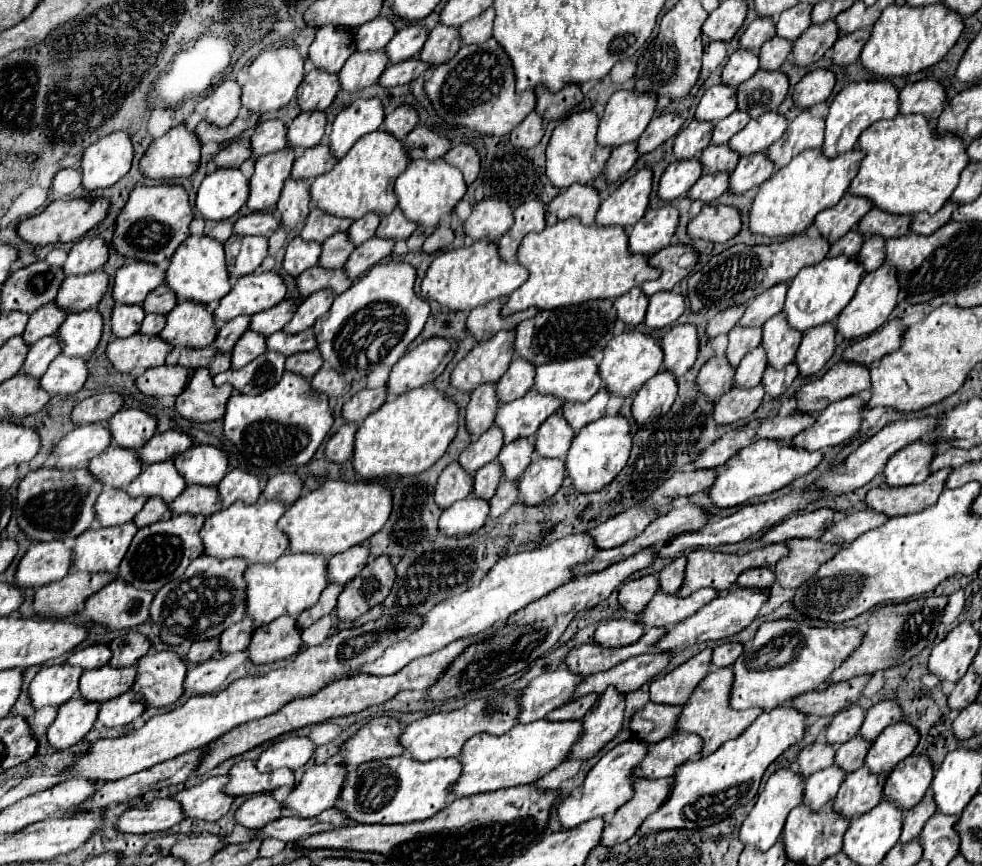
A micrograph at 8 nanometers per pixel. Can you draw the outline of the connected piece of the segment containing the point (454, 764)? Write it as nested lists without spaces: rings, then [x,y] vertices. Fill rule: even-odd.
[[[407,754],[363,762],[347,770],[337,810],[357,824],[405,824],[427,820],[453,796],[447,796],[447,784],[457,780],[461,764],[455,758],[415,762]]]

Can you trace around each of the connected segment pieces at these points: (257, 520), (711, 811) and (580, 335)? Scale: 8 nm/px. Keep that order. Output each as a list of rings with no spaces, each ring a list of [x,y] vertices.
[[[259,498],[255,504],[245,504],[237,500],[229,508],[223,508],[205,518],[201,536],[205,542],[205,554],[219,560],[227,558],[245,558],[249,564],[257,562],[275,562],[289,548],[289,538],[277,528],[277,520],[283,516],[285,504],[279,500]]]
[[[789,704],[773,708],[763,712],[739,738],[725,742],[711,756],[679,764],[669,798],[657,812],[647,816],[637,834],[647,836],[661,830],[707,828],[729,818],[739,806],[745,806],[755,798],[767,766],[789,746],[803,738],[805,720],[807,718],[795,712],[795,708]]]
[[[587,300],[583,304],[539,310],[535,318],[523,320],[517,326],[515,350],[519,356],[527,358],[535,366],[547,362],[563,362],[579,356],[599,358],[607,342],[613,338],[615,322],[617,314],[613,308],[613,300]]]

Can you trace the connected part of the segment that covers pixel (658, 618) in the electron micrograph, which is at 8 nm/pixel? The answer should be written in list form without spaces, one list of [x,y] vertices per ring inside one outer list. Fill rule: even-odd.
[[[701,588],[699,592],[693,592],[687,598],[657,592],[645,606],[645,610],[637,614],[637,622],[647,628],[671,628],[671,624],[677,624],[679,620],[693,616],[703,604],[711,602],[713,598],[715,590],[711,588]]]

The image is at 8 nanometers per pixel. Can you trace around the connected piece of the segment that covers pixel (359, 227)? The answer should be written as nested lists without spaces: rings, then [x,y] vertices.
[[[369,212],[367,216],[355,220],[355,222],[351,224],[351,228],[349,228],[349,236],[351,236],[351,240],[355,240],[355,246],[359,246],[359,244],[363,244],[365,240],[373,238],[375,232],[377,232],[379,222],[381,222],[381,216],[379,216],[377,212]]]

